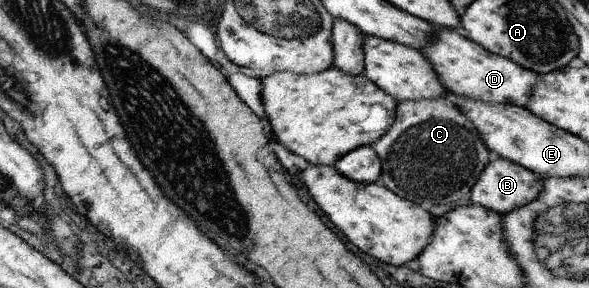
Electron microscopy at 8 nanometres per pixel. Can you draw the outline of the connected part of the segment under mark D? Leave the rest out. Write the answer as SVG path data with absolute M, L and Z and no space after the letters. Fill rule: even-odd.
M437 27L433 39L421 50L426 60L438 74L438 80L447 92L460 98L482 100L496 104L513 104L526 109L538 74L519 66L506 57L487 51L472 42L464 32L446 27Z

